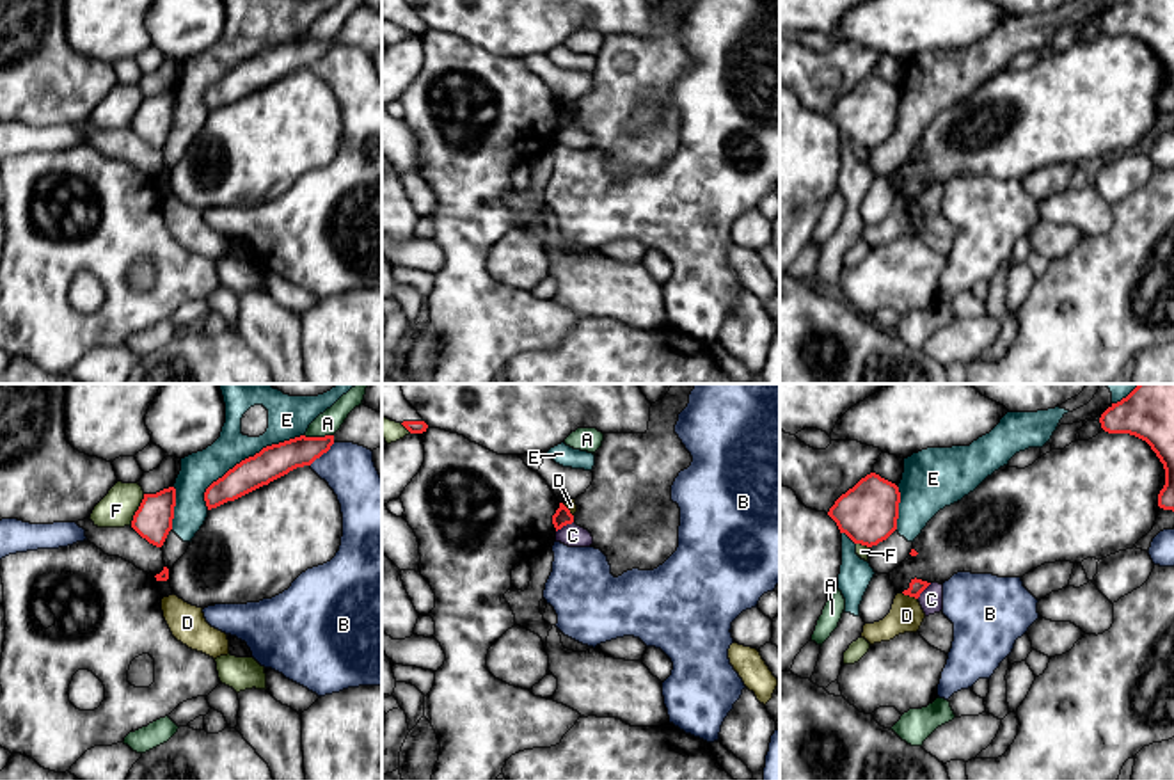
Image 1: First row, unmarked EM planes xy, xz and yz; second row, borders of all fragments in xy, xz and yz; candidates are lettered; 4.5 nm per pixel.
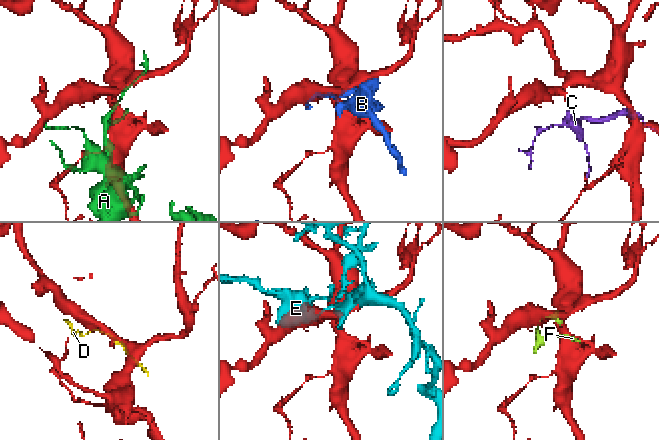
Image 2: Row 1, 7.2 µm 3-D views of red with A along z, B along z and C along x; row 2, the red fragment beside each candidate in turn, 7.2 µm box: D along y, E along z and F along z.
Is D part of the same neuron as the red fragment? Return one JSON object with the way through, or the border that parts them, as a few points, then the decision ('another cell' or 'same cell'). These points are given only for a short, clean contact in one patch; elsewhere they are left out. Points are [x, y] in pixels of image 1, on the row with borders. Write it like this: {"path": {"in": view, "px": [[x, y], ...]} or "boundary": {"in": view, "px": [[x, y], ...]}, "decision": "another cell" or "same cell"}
{"boundary": {"in": "yz", "px": [[903, 592], [917, 599]]}, "decision": "another cell"}

